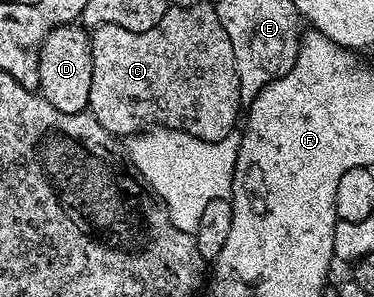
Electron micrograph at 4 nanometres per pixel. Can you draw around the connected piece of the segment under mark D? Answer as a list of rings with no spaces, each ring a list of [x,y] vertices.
[[[80,23],[59,24],[45,35],[37,58],[39,95],[63,114],[79,114],[89,106],[91,94],[90,33]]]

